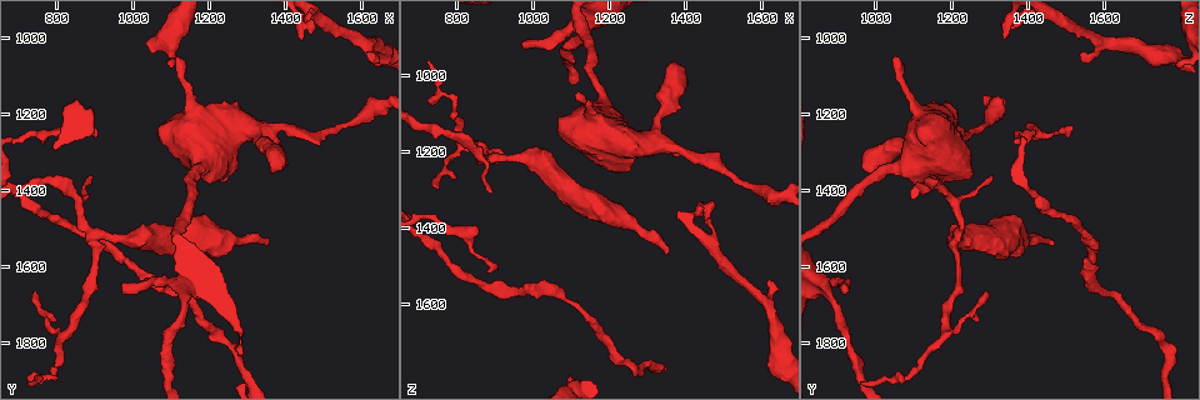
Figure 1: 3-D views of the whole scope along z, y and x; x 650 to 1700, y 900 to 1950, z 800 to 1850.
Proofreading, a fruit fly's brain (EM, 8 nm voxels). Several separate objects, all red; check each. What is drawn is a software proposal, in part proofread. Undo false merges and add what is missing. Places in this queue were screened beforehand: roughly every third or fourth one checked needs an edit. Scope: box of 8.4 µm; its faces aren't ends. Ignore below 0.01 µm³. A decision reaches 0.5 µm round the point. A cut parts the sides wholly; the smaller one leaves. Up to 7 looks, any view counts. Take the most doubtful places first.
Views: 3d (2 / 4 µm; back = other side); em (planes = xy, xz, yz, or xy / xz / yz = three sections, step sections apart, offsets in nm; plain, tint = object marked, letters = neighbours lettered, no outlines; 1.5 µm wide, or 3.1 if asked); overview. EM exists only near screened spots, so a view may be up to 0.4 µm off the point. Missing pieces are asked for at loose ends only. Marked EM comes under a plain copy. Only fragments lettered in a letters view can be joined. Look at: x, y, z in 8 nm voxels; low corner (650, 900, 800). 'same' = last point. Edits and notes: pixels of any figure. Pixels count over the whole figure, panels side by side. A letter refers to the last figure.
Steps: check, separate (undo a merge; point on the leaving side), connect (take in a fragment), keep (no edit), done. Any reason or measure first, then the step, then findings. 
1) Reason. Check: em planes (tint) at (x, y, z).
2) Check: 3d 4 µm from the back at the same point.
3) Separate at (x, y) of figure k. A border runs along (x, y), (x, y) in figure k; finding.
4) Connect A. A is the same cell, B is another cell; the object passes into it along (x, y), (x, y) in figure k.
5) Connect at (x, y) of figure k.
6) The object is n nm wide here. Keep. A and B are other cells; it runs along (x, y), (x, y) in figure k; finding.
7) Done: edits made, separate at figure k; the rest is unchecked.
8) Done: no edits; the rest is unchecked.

Branch stops here. Check: 3d 4 µm at (1345, 1540, 1465).

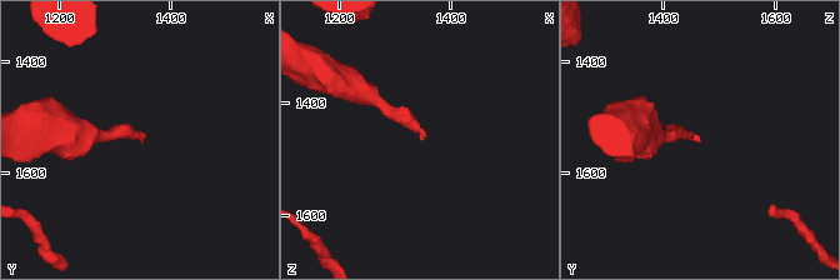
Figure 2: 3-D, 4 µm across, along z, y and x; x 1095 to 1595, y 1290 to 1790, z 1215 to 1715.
Check: em yz step 4 (tint) at (1350, 1550, 1460).

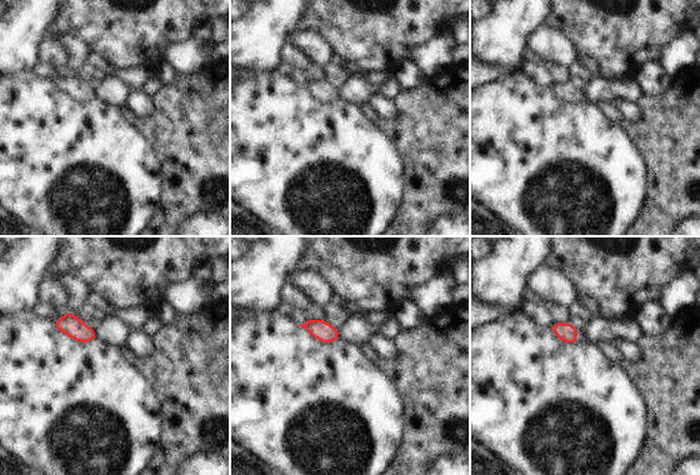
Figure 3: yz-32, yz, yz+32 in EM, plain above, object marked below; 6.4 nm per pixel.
Check: em planes (letters) at the same point.

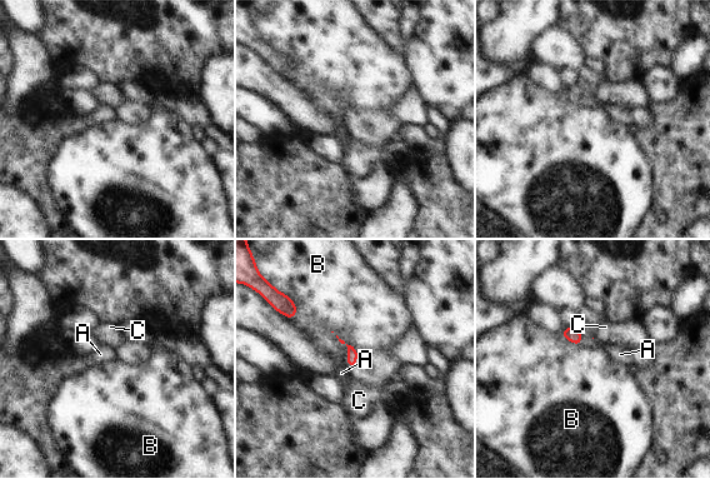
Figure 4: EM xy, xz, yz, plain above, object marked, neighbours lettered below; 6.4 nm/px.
Keep. A, B and C are other cells; no lettered fragment goes on from it.

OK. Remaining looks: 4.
Long arm stops here. Check: em planes (letters) at (1445, 1000, 1340).

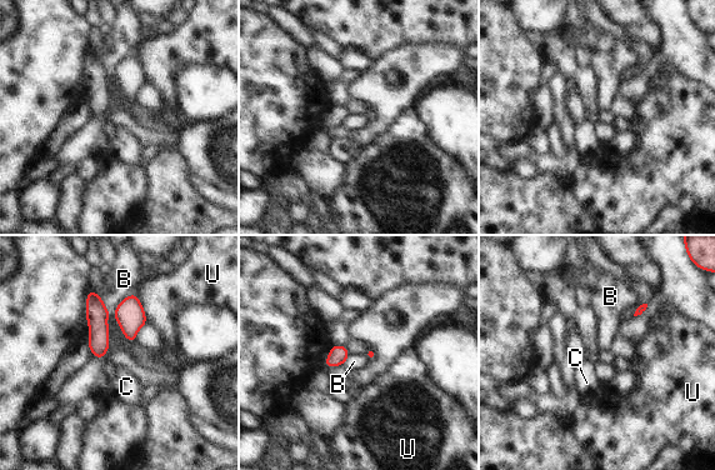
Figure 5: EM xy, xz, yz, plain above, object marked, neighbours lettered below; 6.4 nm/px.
Keep. B, C and U are other cells; no lettered fragment goes on from it.

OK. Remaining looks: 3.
An open end. Check: 3d 4 µm at (965, 1650, 905).

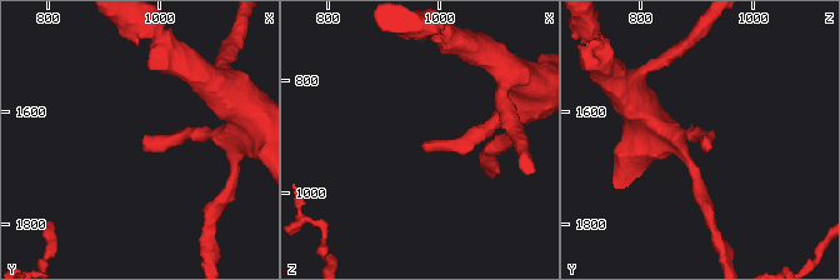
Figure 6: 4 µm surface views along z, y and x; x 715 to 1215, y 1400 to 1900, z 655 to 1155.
Check: em planes (letters) at (970, 1650, 910).

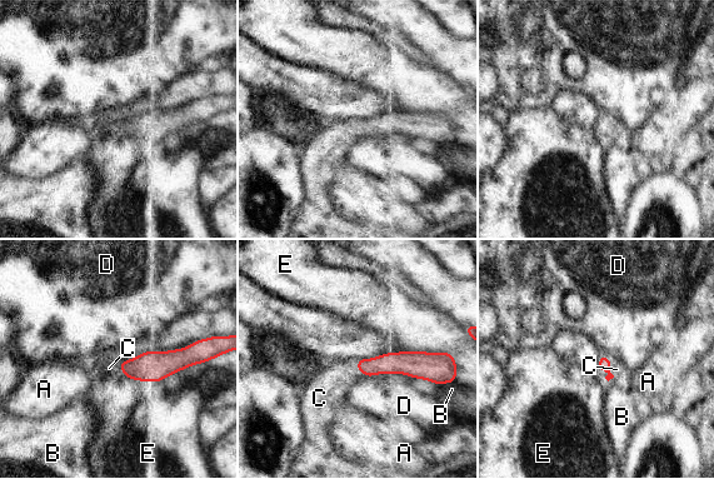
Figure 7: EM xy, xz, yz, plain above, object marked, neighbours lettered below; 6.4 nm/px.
Connect C. C is the same cell, A, B, D and E are other cells; the object passes into it along (604, 363), (609, 369), (617, 369) in figure 7; the cell continues.

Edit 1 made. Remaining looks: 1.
Done: edits made, connect at figure 7; the rest is unchecked.

